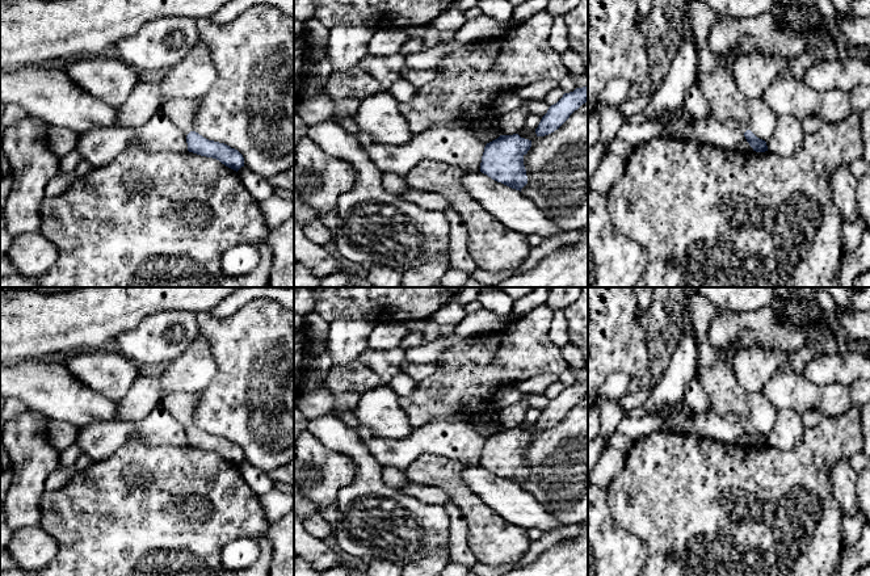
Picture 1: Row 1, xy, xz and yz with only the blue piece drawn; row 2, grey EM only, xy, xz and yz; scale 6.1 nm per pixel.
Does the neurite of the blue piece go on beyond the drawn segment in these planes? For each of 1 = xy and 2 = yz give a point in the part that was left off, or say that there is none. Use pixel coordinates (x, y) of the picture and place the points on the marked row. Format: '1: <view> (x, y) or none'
1: none
2: none

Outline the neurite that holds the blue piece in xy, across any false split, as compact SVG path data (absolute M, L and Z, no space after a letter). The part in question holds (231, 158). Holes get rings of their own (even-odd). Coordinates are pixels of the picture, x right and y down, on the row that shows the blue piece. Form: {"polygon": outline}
{"polygon": "M190 131L186 135L186 143L189 152L217 159L236 172L244 167L243 155L224 143L209 140L196 131Z"}

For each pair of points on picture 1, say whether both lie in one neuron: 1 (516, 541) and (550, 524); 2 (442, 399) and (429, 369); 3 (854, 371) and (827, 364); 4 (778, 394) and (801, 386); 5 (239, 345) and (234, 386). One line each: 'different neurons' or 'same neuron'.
1: different neurons
2: different neurons
3: same neuron
4: same neuron
5: same neuron

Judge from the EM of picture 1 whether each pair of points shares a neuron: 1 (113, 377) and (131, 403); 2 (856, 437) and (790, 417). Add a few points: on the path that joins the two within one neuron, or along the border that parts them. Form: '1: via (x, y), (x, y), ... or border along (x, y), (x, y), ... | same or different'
1: border along (142, 373), (133, 386), (116, 402) | different
2: border along (806, 429), (802, 440), (794, 448), (780, 448) | different

